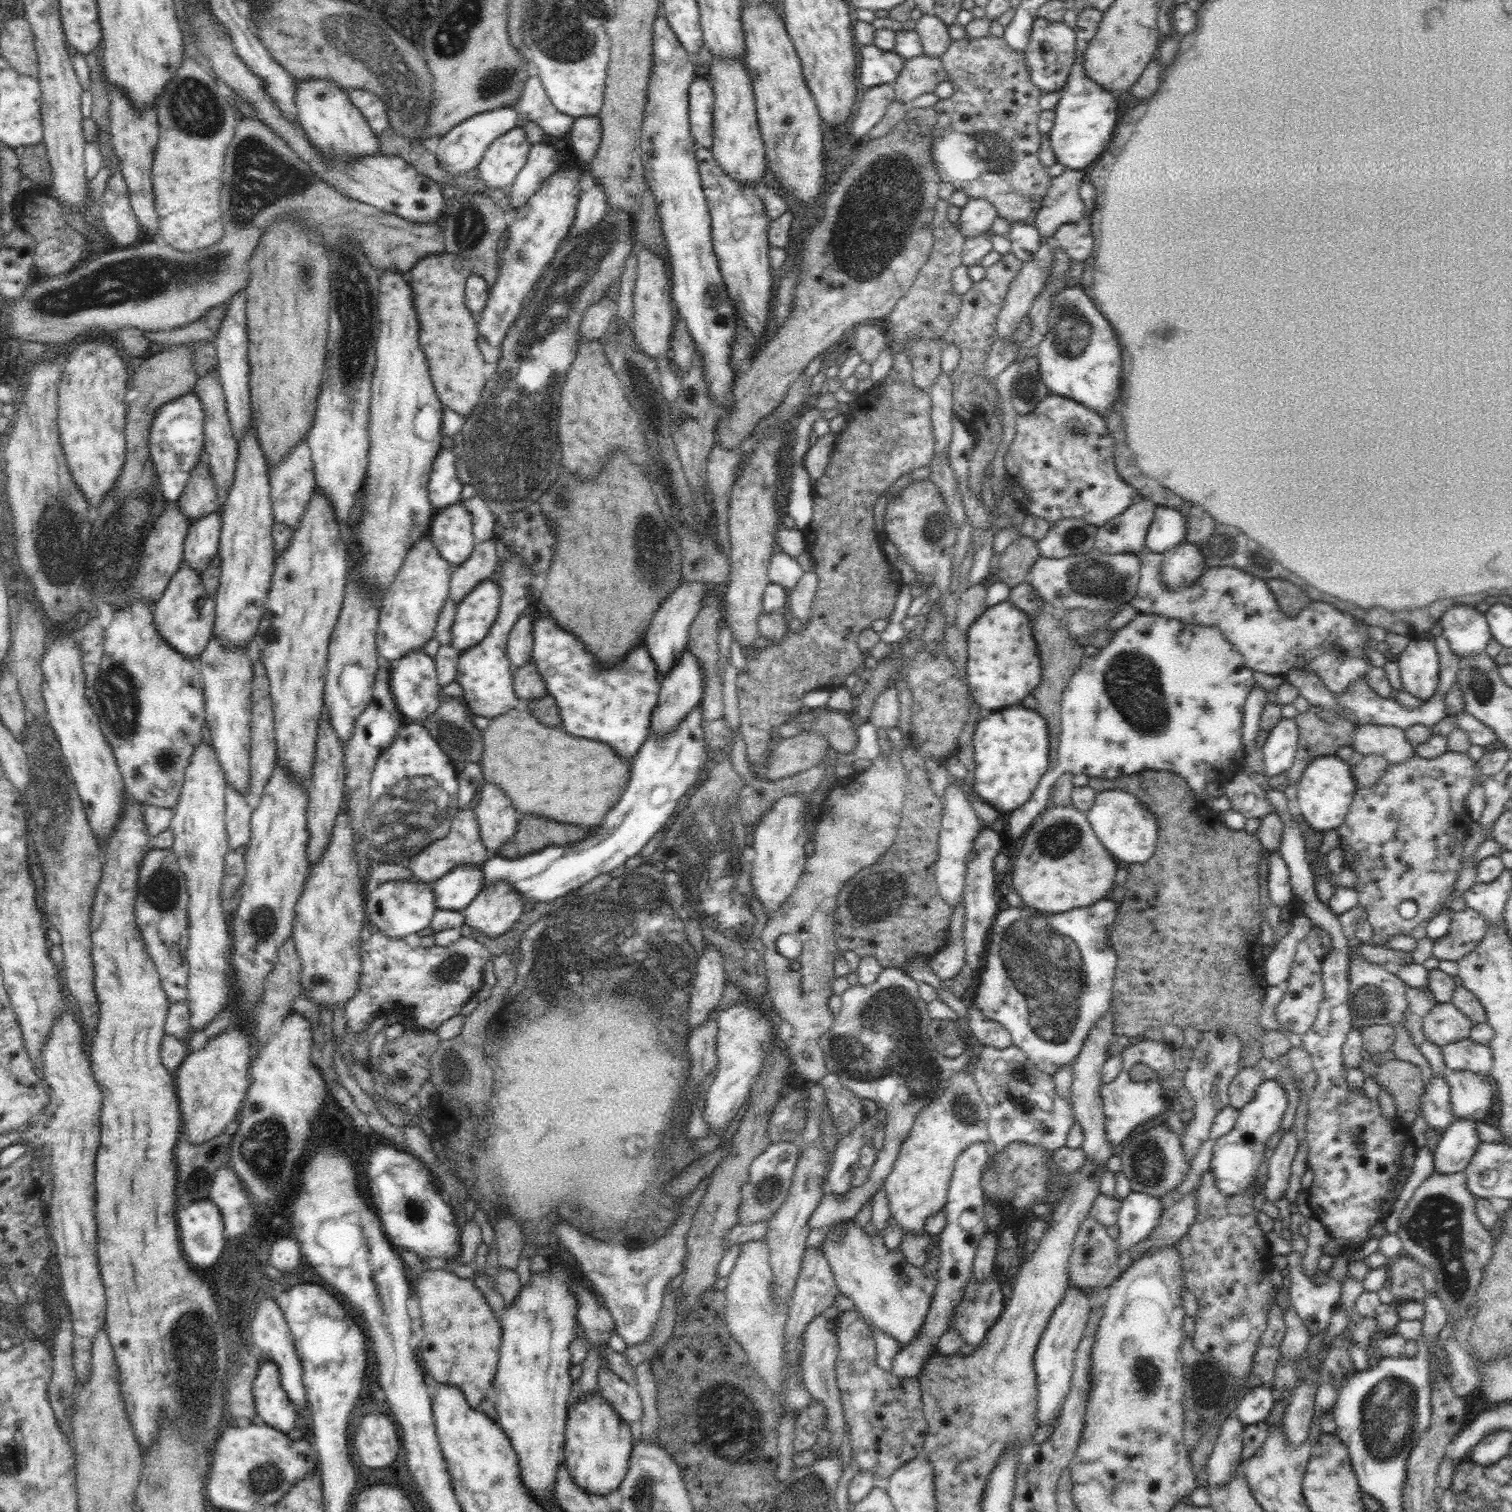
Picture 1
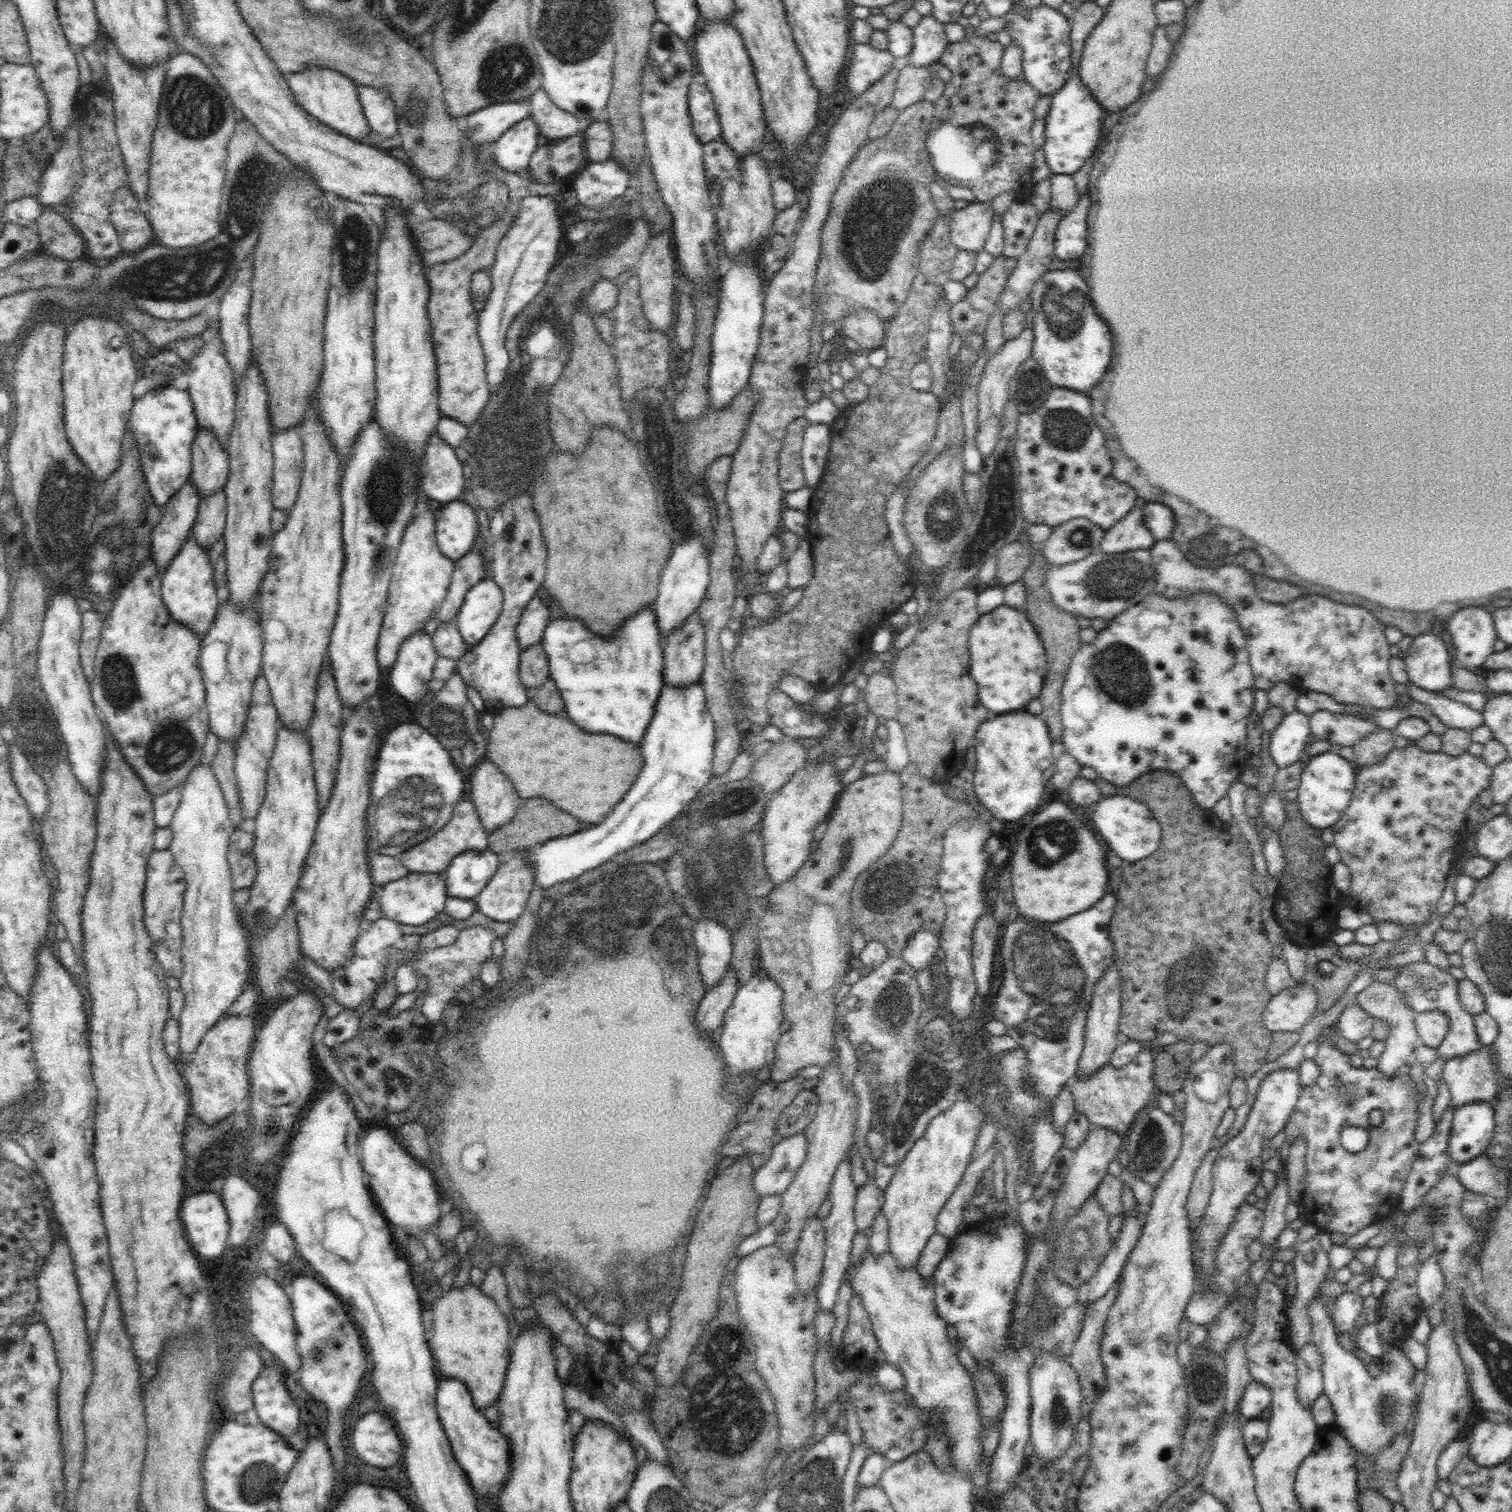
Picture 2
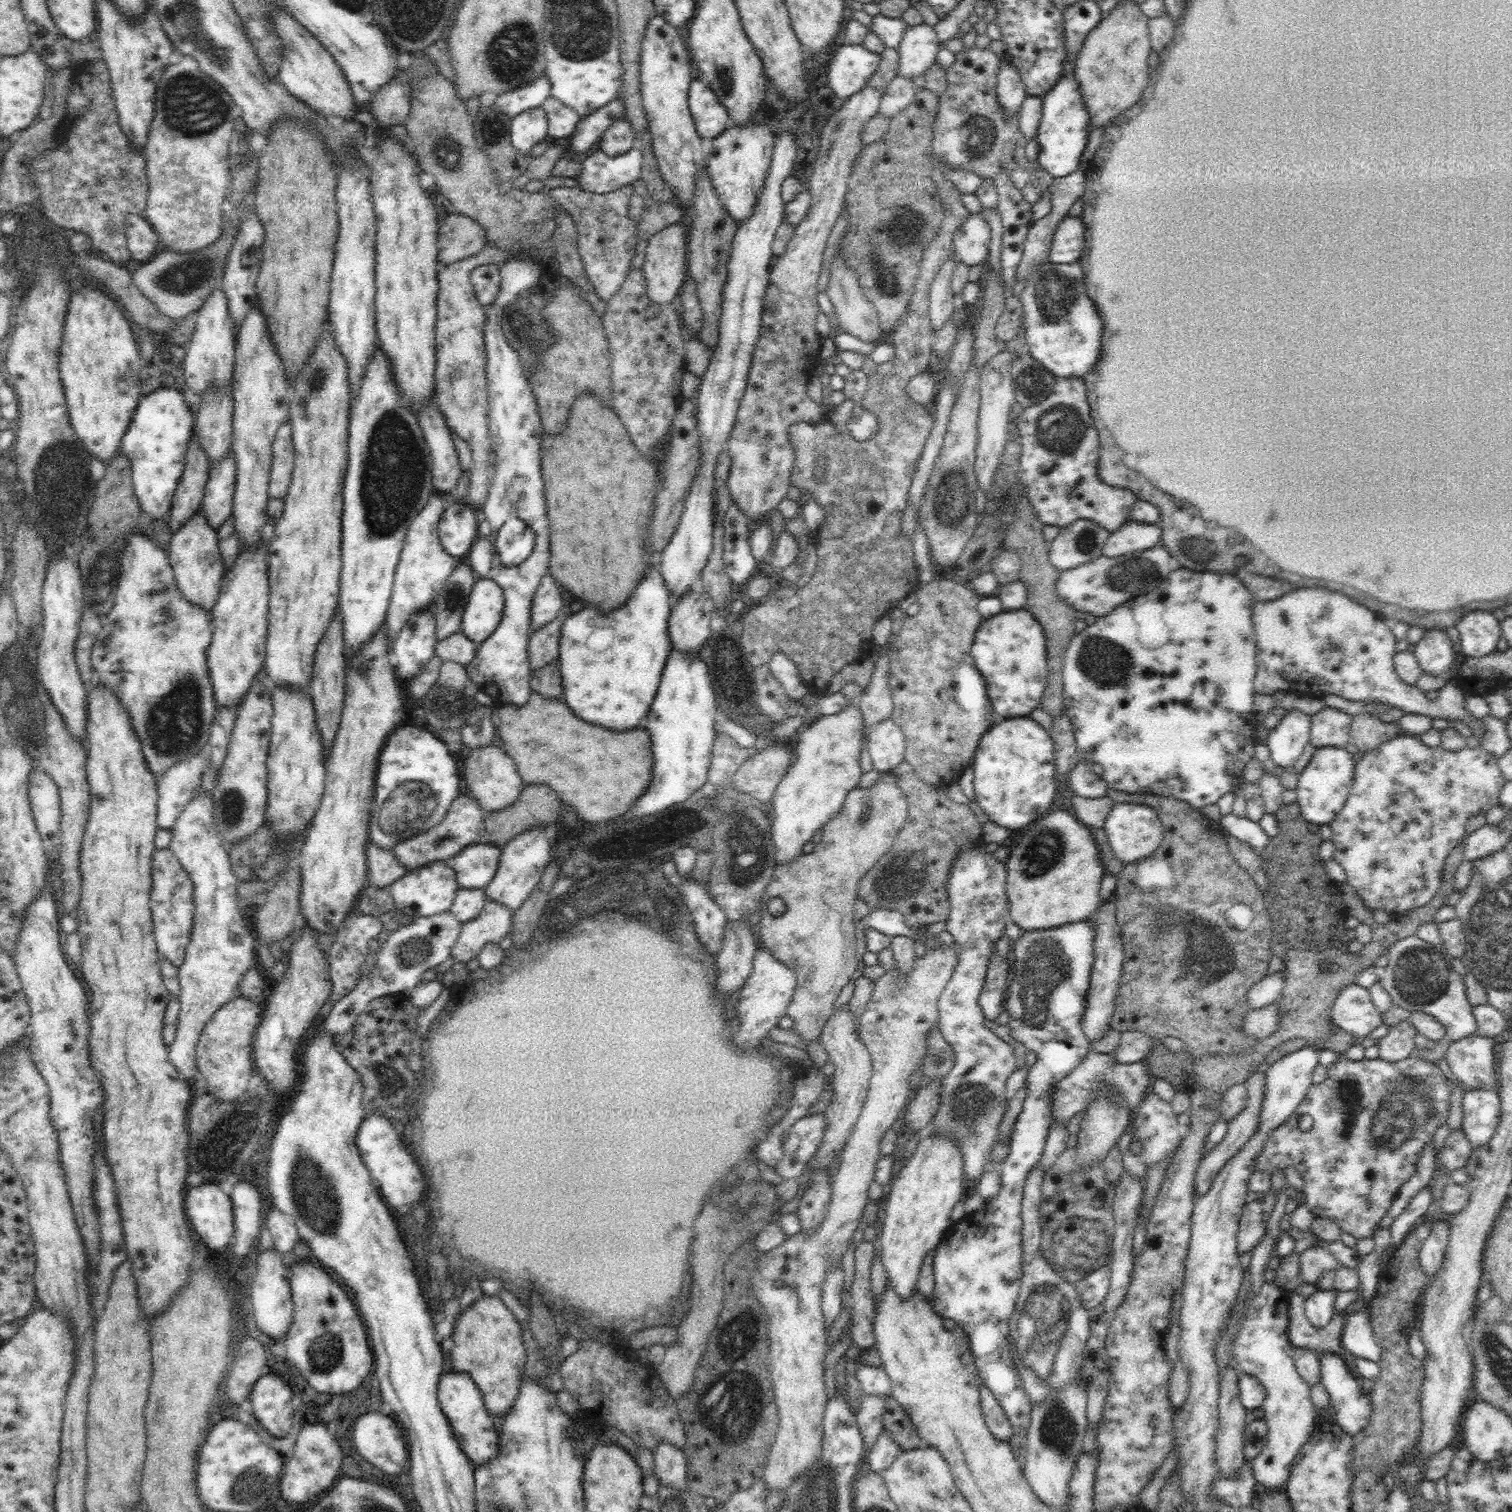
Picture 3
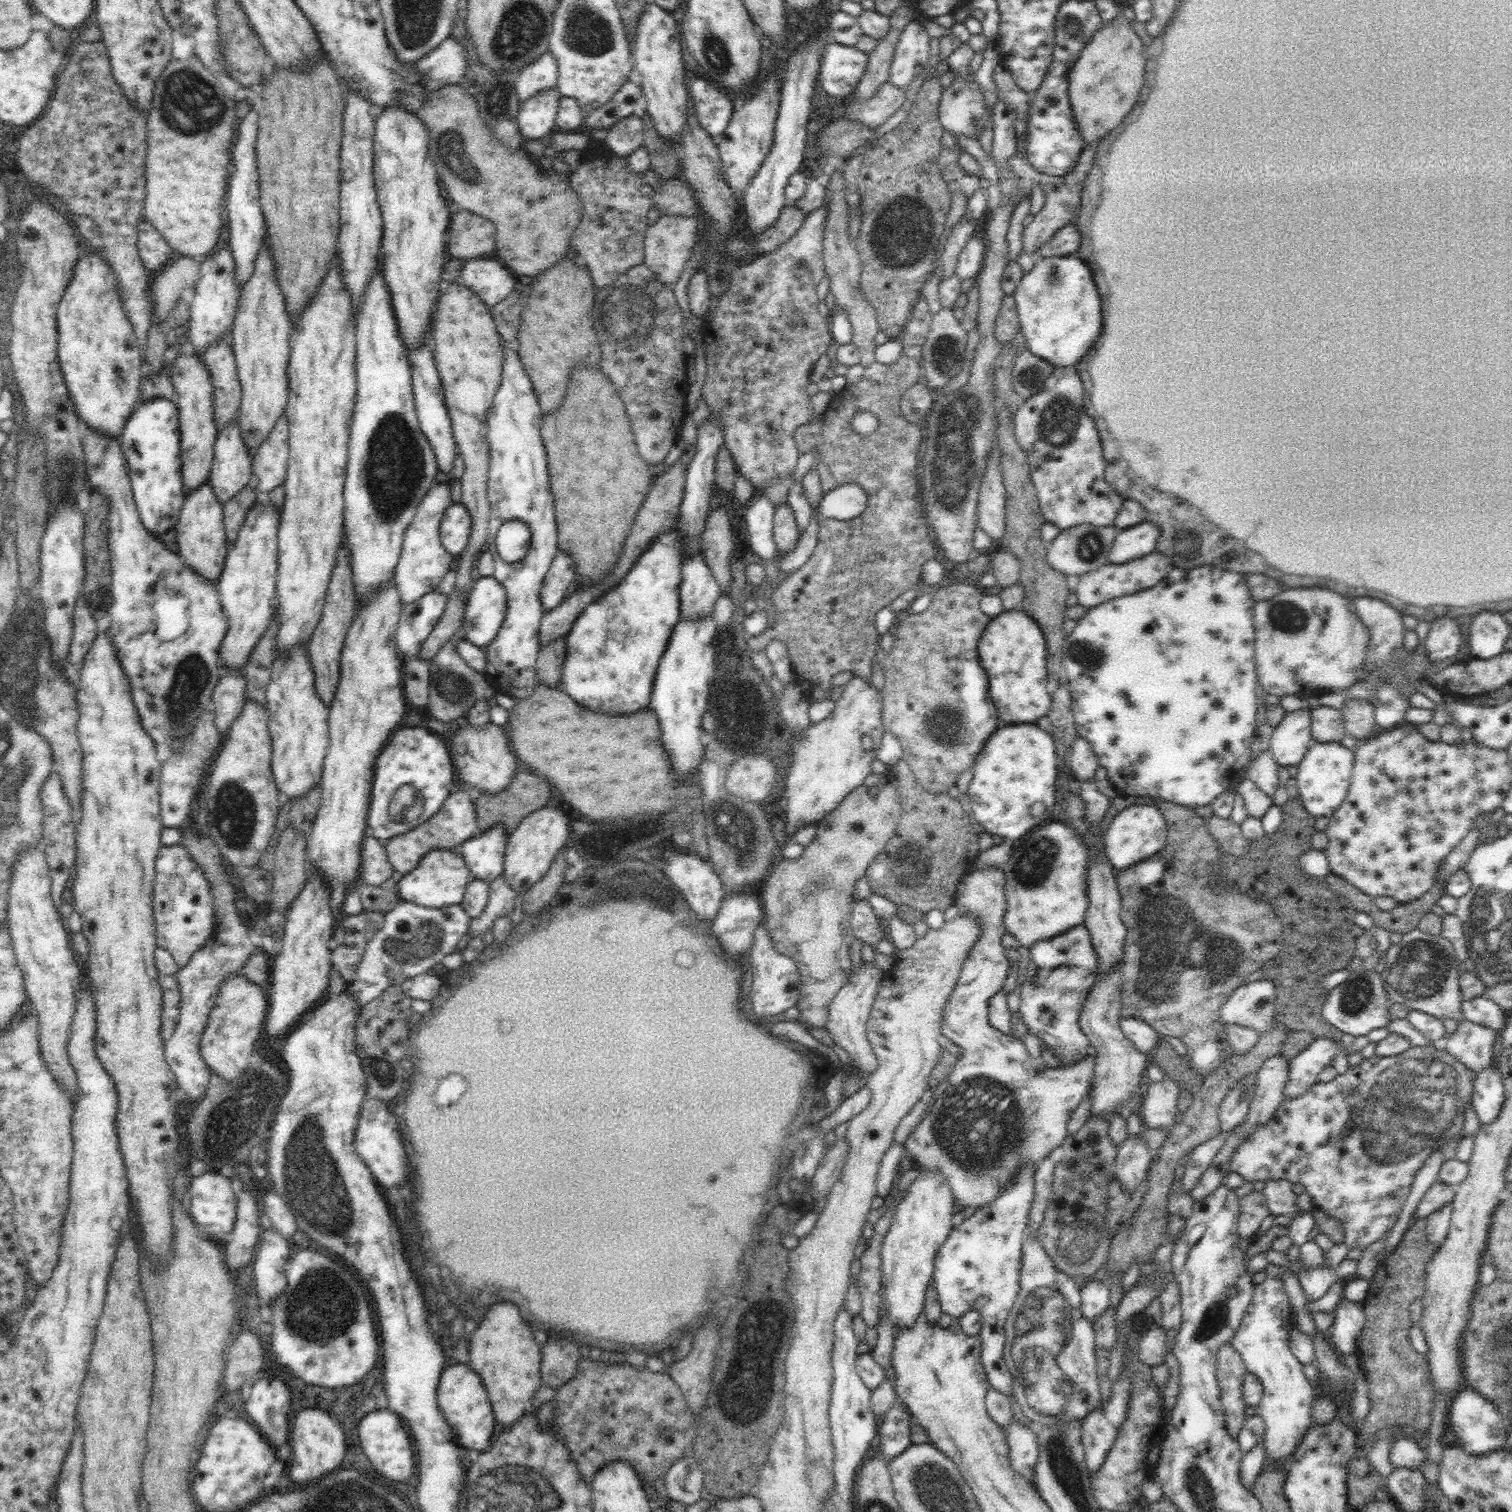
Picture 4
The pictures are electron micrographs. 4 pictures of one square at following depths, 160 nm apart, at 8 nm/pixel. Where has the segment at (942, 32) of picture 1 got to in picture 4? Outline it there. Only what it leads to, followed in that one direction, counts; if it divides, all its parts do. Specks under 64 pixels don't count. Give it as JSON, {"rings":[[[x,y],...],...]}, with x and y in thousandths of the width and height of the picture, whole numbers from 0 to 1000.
{"rings":[[[607,13],[599,17],[593,30],[587,54],[599,59],[609,49],[616,38],[615,26],[616,24]]]}

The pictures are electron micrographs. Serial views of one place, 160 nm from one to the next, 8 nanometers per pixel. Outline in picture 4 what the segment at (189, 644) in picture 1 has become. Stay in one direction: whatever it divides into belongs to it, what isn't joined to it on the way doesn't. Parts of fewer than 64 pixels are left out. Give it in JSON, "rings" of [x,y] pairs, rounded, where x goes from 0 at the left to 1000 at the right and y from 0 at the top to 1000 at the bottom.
{"rings":[[[138,317],[130,324],[123,327],[118,345],[115,349],[116,350],[118,366],[120,367],[122,372],[130,378],[132,378],[132,380],[134,381],[138,385],[144,388],[152,360],[149,354],[147,335],[143,329]]]}

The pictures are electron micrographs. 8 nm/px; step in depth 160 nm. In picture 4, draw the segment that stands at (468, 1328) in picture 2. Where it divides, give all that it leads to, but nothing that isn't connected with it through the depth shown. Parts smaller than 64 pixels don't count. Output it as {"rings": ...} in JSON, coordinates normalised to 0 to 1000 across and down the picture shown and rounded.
{"rings":[[[337,861],[324,864],[323,869],[311,885],[311,905],[319,911],[325,929],[327,939],[334,945],[340,942],[348,935],[351,925],[358,914],[358,894],[354,887],[353,879],[345,873],[343,865]]]}

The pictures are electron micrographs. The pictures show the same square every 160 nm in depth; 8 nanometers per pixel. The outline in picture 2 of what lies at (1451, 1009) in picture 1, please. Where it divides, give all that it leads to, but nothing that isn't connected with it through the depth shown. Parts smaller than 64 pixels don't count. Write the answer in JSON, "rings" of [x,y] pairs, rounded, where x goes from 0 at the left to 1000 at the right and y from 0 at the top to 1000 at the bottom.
{"rings":[[[944,667],[936,670],[936,678],[938,684],[938,690],[950,694],[958,683],[958,673],[952,667]]]}

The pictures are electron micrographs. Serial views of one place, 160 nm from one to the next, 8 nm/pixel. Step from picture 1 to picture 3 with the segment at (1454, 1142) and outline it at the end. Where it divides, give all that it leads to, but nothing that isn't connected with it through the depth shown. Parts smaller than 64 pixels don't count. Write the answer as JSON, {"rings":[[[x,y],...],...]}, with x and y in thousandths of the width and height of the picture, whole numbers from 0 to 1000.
{"rings":[[[991,720],[987,721],[971,721],[968,725],[967,748],[972,755],[973,761],[983,757],[989,749],[993,739],[993,729]]]}

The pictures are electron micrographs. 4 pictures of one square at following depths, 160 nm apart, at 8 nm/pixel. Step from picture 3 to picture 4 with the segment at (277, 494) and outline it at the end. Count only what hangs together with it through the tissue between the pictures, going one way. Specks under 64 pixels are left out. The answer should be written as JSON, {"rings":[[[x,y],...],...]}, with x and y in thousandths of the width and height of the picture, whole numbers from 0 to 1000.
{"rings":[[[188,274],[185,275],[180,286],[175,292],[173,292],[168,304],[166,304],[167,311],[166,322],[173,328],[188,319],[191,304],[190,278]]]}

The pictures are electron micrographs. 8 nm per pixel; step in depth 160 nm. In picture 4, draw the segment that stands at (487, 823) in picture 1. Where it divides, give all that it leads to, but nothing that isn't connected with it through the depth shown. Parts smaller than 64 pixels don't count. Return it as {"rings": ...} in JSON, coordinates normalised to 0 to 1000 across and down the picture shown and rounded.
{"rings":[[[306,476],[303,478],[303,483],[298,485],[299,492],[297,498],[302,509],[304,509],[305,516],[324,526],[335,523],[339,517],[339,514],[345,508],[344,503],[337,493],[335,480],[332,481],[324,477],[319,481],[316,481]]]}

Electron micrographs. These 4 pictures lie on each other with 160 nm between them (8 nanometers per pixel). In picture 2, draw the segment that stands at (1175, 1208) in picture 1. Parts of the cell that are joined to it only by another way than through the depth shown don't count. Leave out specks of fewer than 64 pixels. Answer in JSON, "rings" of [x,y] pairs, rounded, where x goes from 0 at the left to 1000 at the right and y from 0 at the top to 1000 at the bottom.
{"rings":[[[809,757],[802,758],[798,763],[798,765],[790,775],[784,798],[786,810],[788,813],[793,810],[794,805],[796,804],[799,798],[801,788],[802,788],[802,776],[801,772],[808,758]]]}

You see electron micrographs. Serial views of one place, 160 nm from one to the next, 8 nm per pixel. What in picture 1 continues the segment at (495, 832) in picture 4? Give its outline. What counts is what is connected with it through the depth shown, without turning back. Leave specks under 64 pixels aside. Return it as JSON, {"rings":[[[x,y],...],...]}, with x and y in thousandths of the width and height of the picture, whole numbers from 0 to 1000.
{"rings":[[[320,571],[304,572],[286,585],[289,601],[306,603],[319,589]]]}

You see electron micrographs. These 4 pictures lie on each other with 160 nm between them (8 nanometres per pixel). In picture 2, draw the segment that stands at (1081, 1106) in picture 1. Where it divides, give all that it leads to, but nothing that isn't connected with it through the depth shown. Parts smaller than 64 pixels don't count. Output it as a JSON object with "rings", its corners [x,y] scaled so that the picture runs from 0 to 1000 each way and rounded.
{"rings":[[[736,636],[731,645],[725,650],[718,679],[718,690],[713,703],[713,711],[722,711],[730,704],[733,704],[739,692],[740,675],[741,671],[741,646],[739,638]]]}

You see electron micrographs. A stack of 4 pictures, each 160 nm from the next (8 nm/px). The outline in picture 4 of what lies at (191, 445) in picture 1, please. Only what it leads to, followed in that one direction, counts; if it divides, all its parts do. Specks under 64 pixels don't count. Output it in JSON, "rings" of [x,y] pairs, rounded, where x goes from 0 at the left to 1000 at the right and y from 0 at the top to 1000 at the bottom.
{"rings":[[[110,262],[94,264],[79,288],[93,344],[103,356],[116,348],[123,329],[121,325],[119,290],[118,269]]]}

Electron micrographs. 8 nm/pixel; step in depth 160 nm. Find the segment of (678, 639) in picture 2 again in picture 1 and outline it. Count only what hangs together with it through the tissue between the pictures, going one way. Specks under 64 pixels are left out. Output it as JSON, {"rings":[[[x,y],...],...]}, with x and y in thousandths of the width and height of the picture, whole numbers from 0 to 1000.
{"rings":[[[453,429],[452,433],[445,440],[445,442],[436,450],[435,464],[431,472],[431,484],[433,484],[435,487],[439,487],[448,481],[452,474],[464,464],[466,458],[466,453],[464,440],[458,431]]]}

